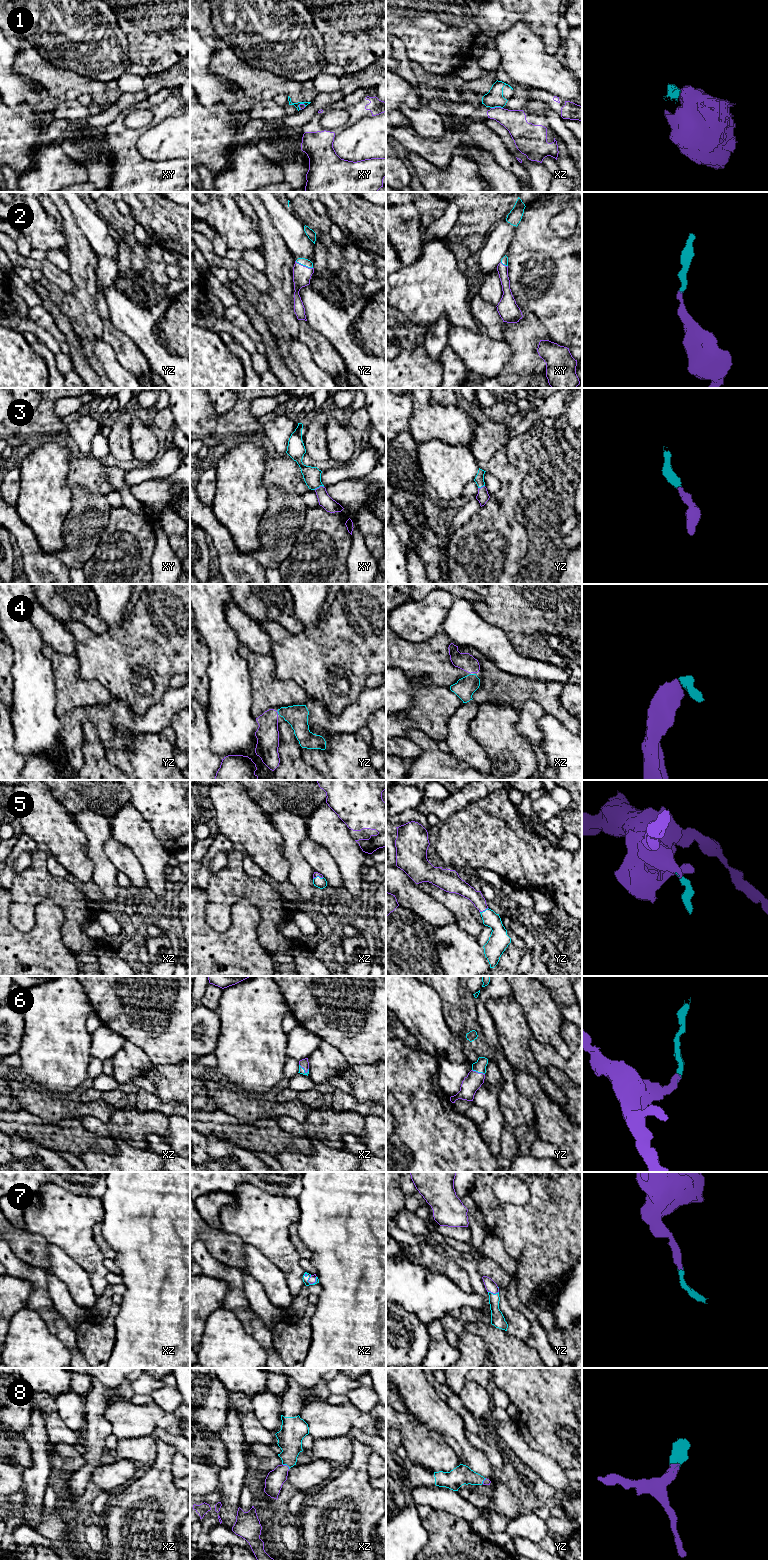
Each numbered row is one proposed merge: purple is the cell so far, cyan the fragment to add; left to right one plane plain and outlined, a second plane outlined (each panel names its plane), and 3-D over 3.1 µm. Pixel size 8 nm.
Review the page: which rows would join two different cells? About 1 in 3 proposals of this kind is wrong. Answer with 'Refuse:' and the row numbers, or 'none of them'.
Refuse: 1

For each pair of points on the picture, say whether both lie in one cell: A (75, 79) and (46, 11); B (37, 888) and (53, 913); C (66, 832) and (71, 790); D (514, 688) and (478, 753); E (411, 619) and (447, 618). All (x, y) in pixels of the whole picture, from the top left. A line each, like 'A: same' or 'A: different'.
A: different
B: different
C: different
D: different
E: same

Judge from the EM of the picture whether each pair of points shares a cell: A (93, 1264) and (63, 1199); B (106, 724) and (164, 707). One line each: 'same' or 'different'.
A: same
B: same

